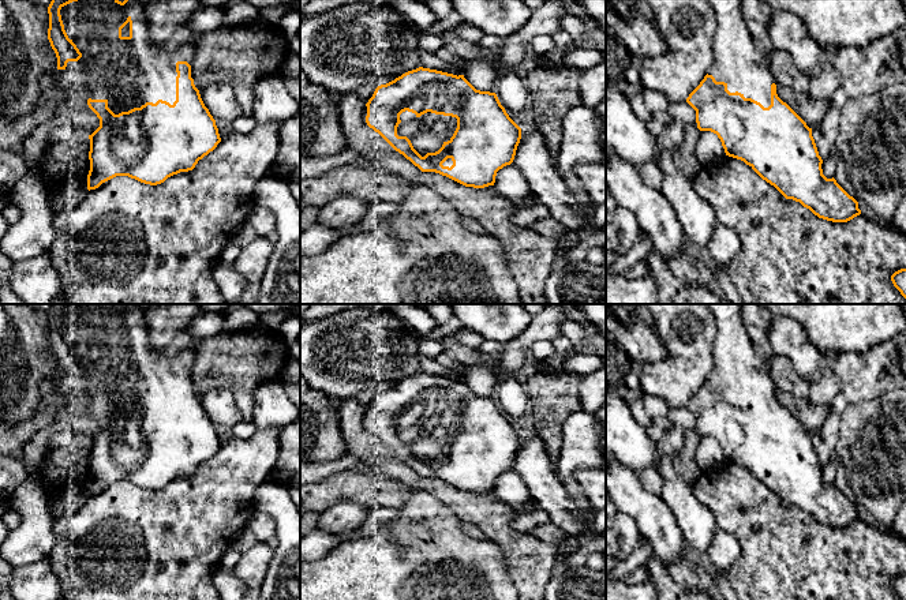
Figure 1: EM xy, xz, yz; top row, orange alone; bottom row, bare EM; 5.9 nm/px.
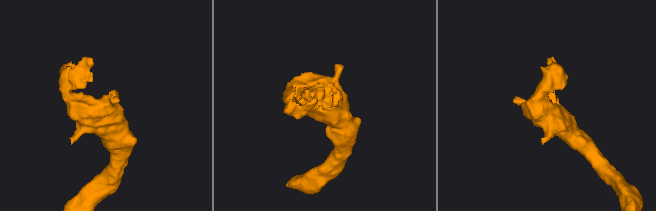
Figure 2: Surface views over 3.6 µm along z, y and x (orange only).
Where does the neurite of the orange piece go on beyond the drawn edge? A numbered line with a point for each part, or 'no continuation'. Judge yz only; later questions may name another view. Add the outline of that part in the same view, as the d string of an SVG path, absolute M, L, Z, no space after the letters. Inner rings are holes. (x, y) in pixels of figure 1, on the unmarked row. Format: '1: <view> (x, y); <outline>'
1: yz (737, 367); M708 304L716 323L716 340L714 342L714 368L708 375L716 387L725 387L730 398L741 398L745 404L760 408L764 413L771 410L771 390L774 382L765 367L764 357L753 346L753 341L745 330L741 304Z

